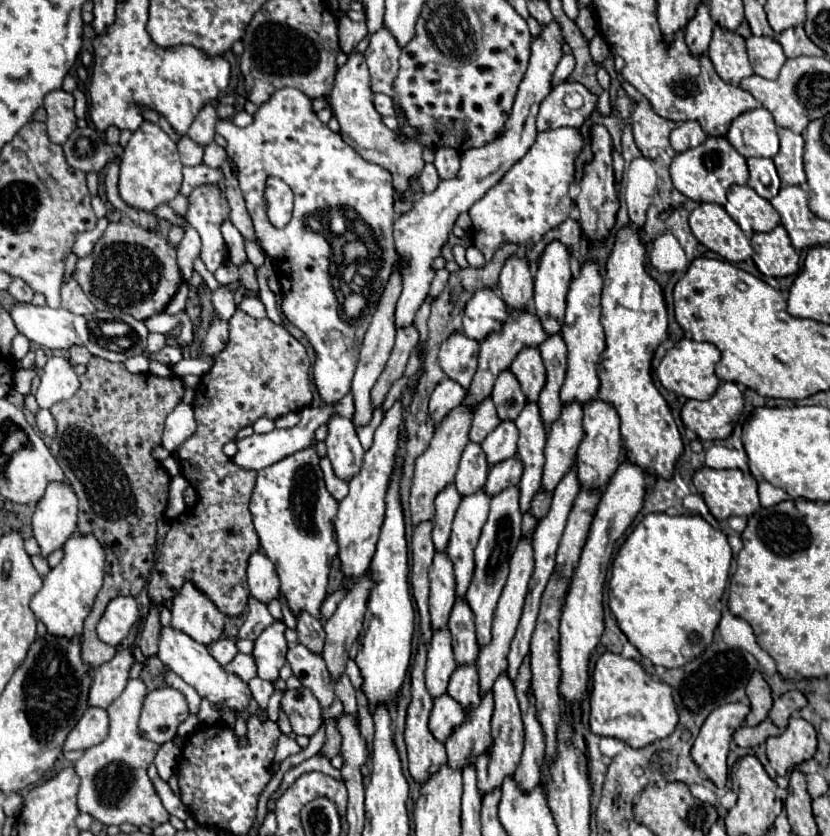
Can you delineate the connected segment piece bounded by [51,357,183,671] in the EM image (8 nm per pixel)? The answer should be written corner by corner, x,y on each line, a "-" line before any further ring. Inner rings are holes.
93,357
87,365
87,371
79,377
81,387
79,391
61,403
51,407
51,413
57,421
57,433
51,443
51,451
61,465
67,483
79,497
79,521
77,531
79,535
95,535
105,549
105,583
97,595
91,615
85,619
83,631
83,661
91,667
91,671
99,669
103,663
111,661
115,655
115,647
105,645
97,639
95,627
107,607
107,603
119,595
137,597
145,587
153,559
155,559
155,533
157,521
163,517
169,499
169,481
171,477
161,467
159,461
151,457
153,447
161,443
163,423
173,407
183,397
183,383
179,377
161,379
151,373
131,375
123,363
111,363
101,357

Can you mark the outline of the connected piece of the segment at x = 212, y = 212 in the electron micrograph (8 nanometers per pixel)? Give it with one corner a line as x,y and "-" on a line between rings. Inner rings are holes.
199,185
187,199
189,207
185,219
201,235
201,261
205,263
207,271
217,271
229,261
229,249
221,235
221,225
231,213
227,197
217,185

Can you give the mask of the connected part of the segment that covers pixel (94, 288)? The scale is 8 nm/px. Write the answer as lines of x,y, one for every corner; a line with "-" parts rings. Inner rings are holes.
133,221
109,223
95,249
77,261
73,279
97,309
111,313
129,313
135,319
149,319
161,313
177,293
181,273
175,259
175,249
167,243
171,223
163,221
159,233
151,233

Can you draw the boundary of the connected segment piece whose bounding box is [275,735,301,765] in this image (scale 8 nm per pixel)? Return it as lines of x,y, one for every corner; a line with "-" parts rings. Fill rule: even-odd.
281,735
279,745
277,745
277,753
275,753
275,765
279,765
285,757
295,755
299,751
301,751
301,747
299,747
299,743
295,739
289,739
287,735

